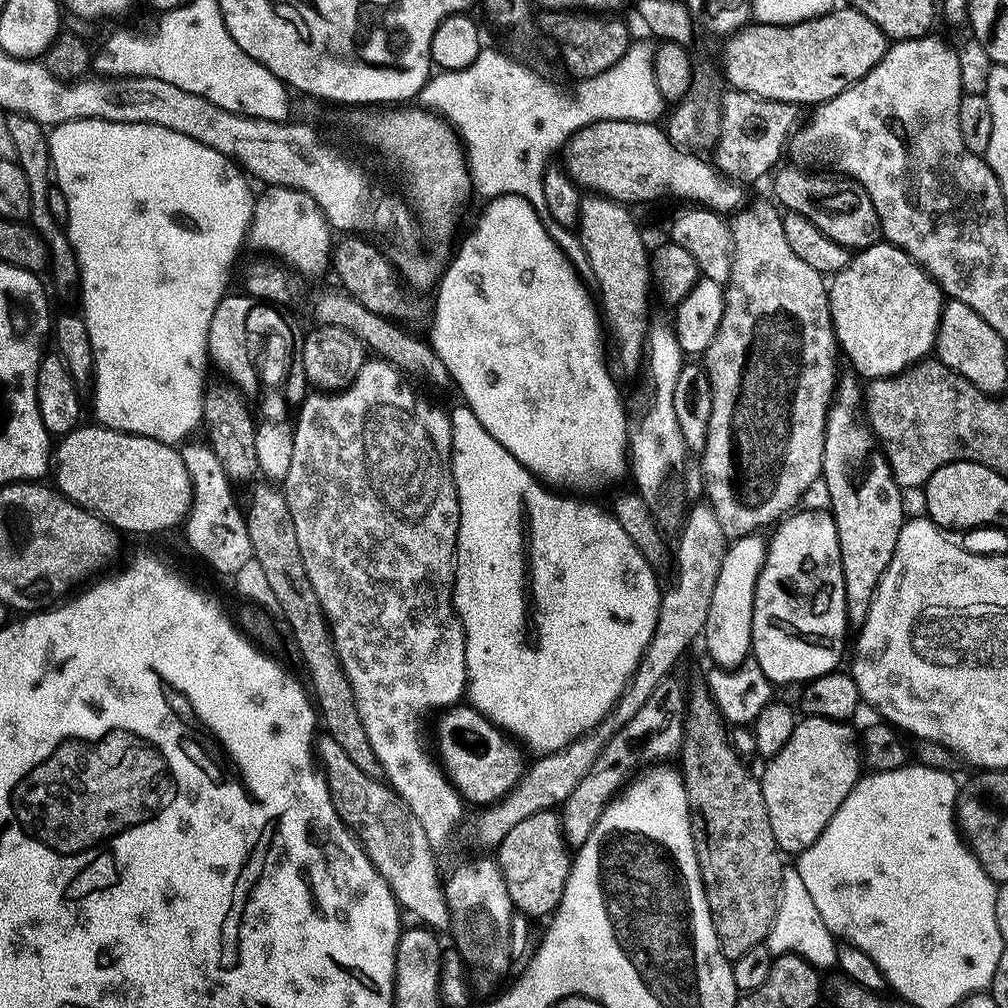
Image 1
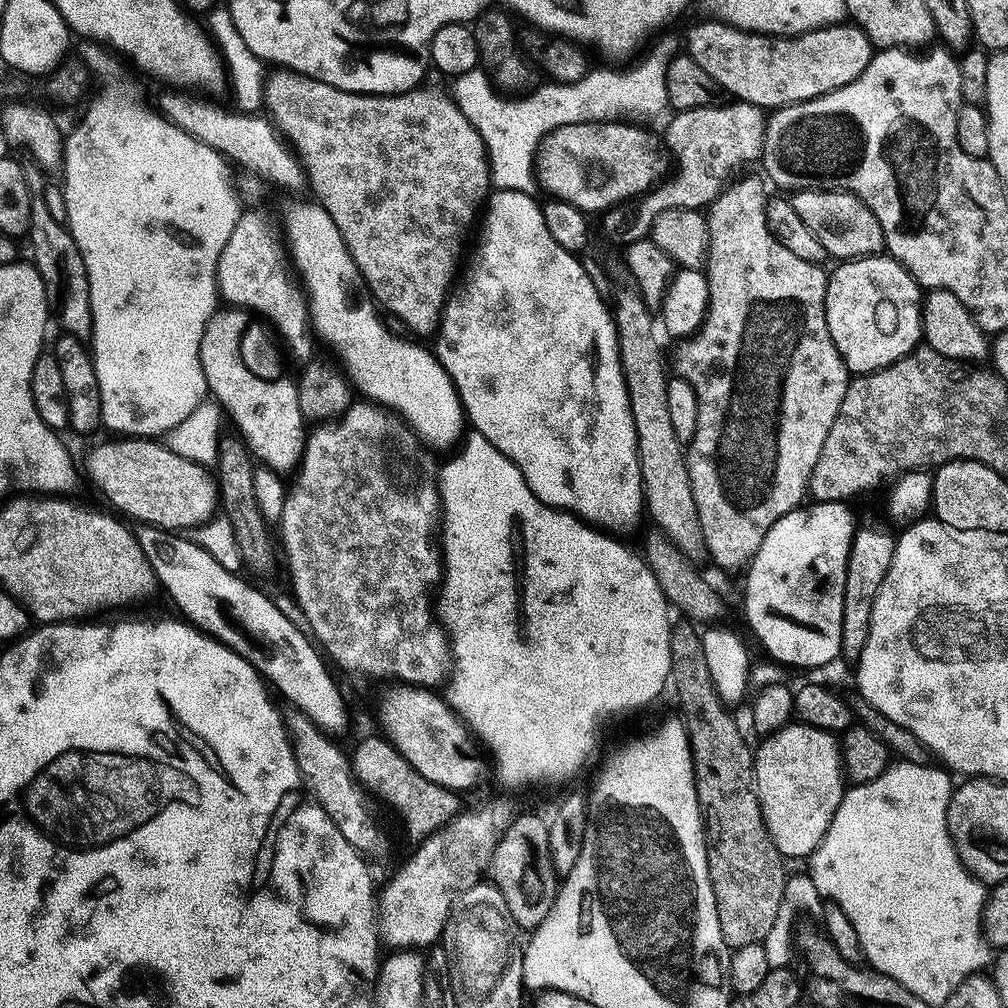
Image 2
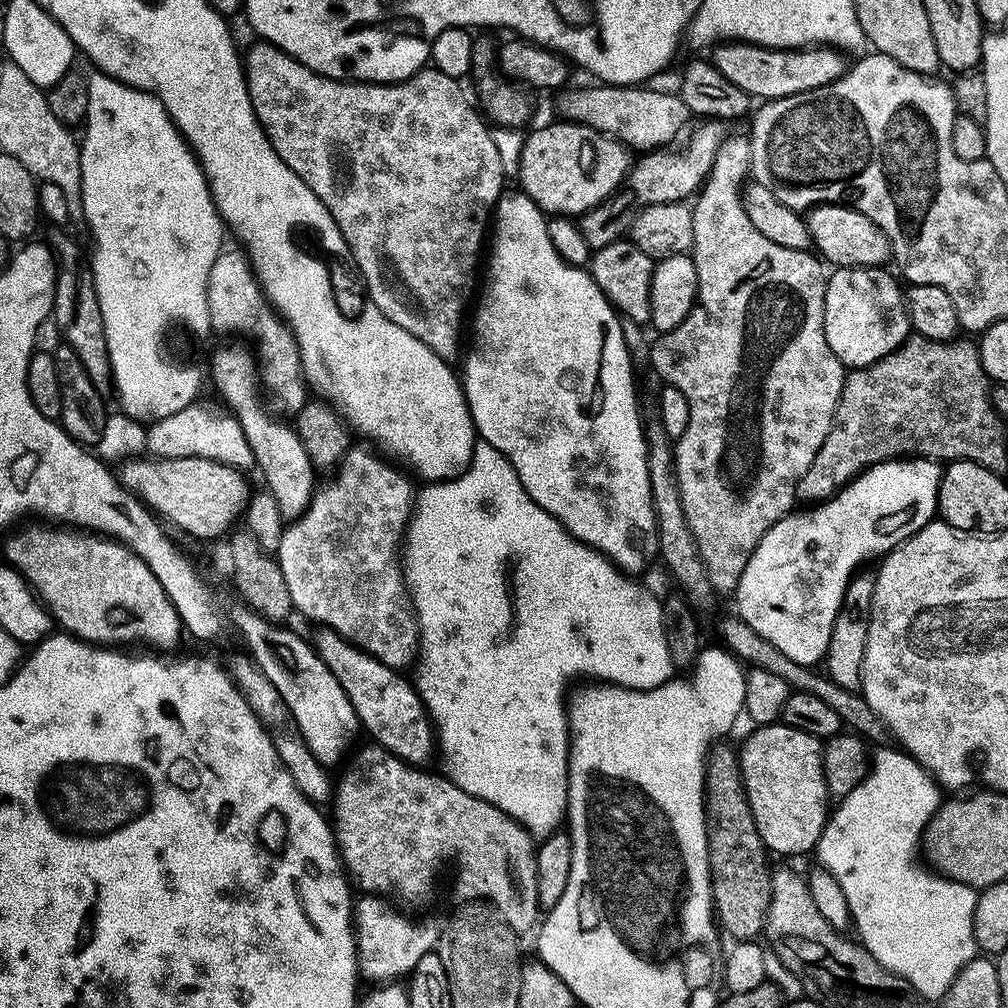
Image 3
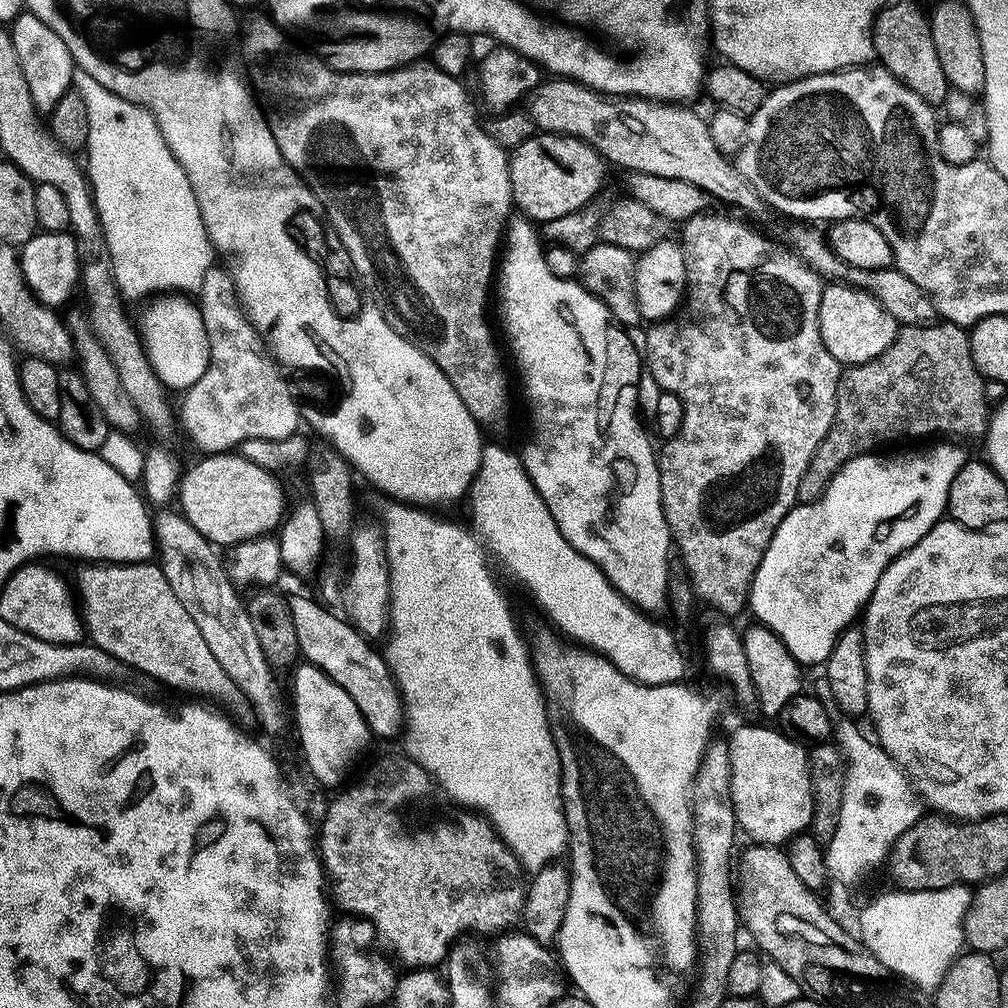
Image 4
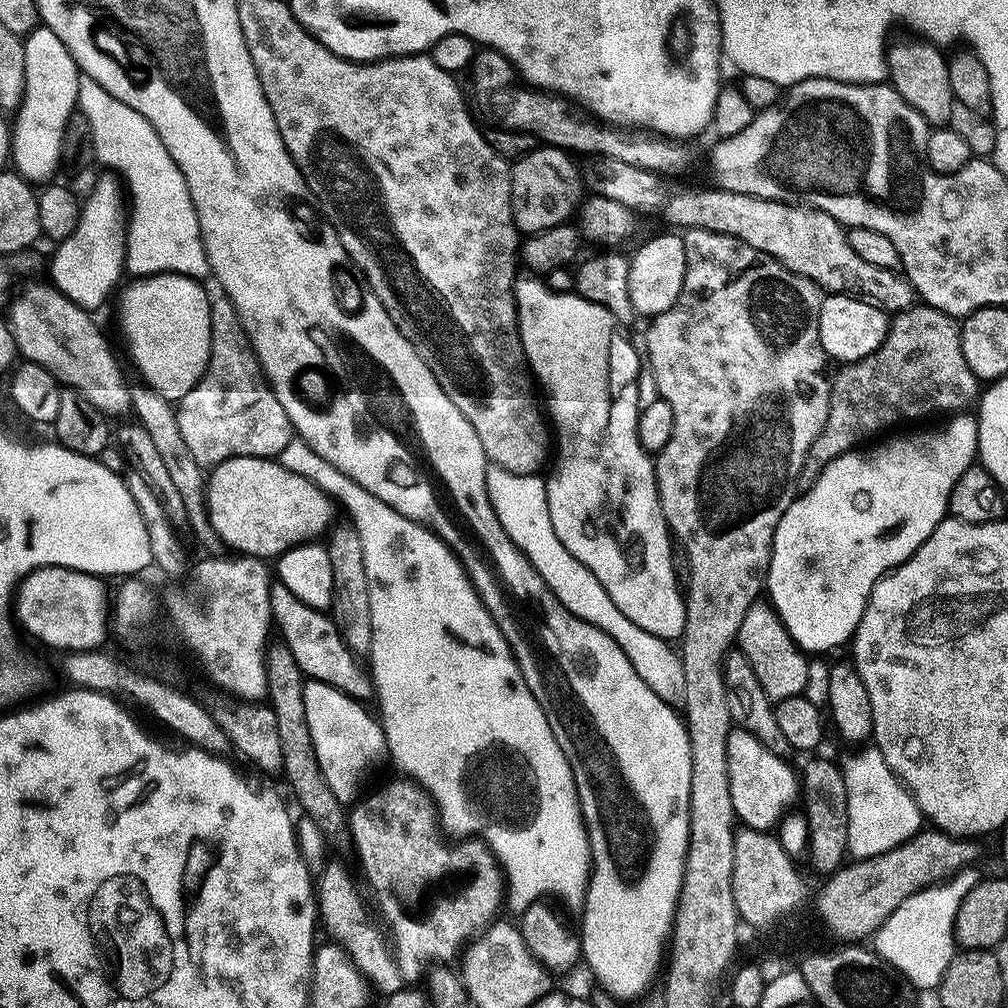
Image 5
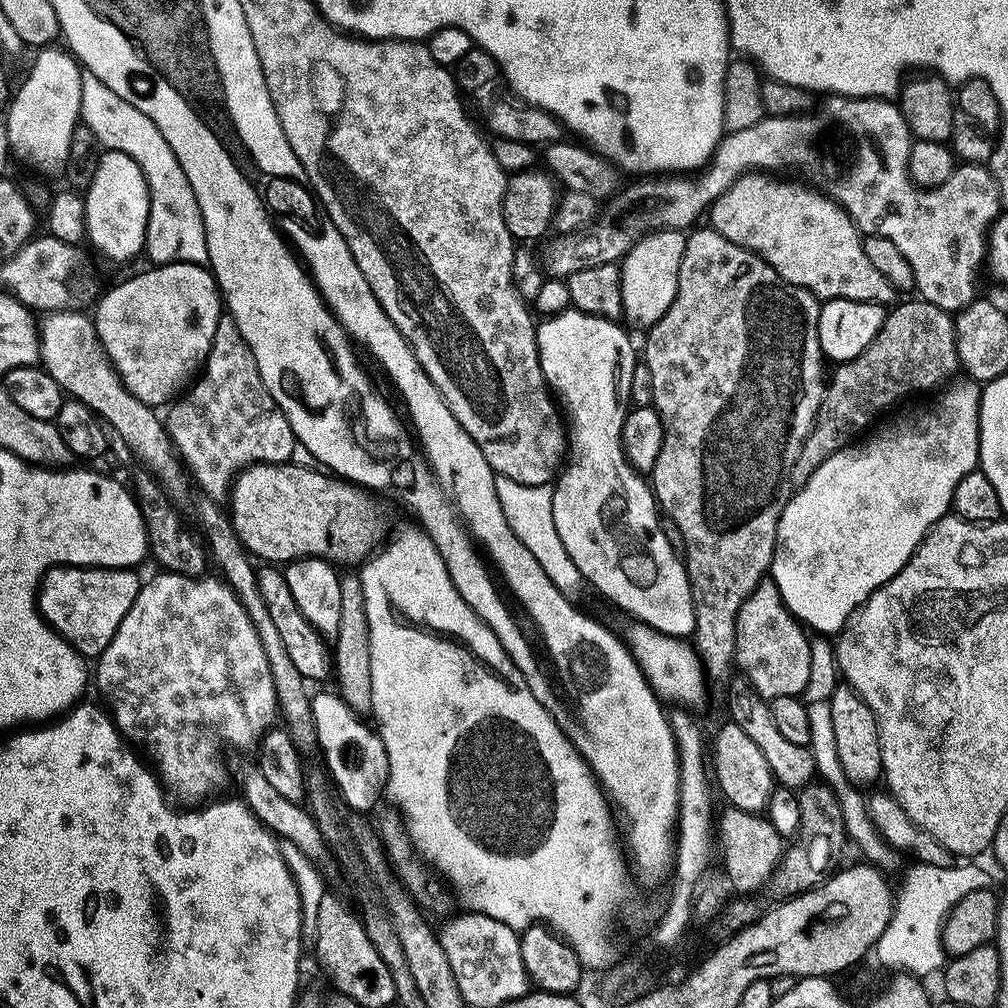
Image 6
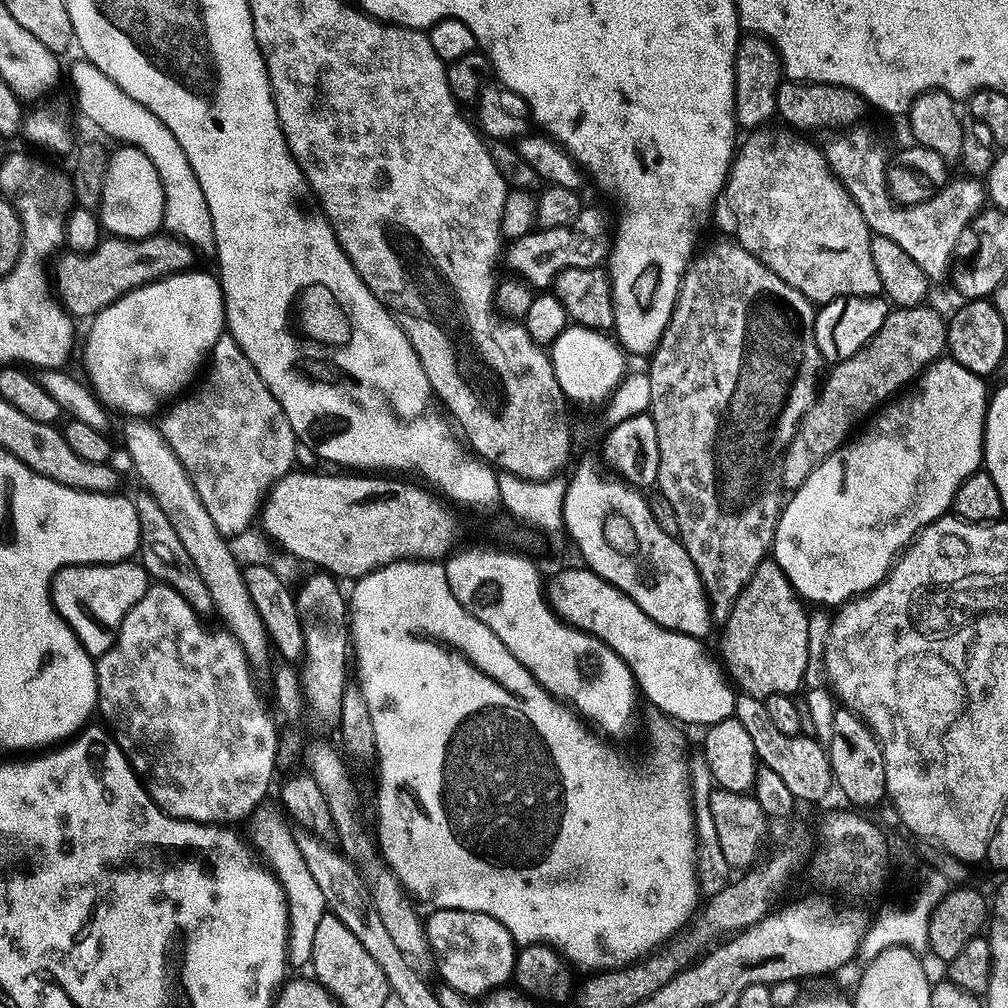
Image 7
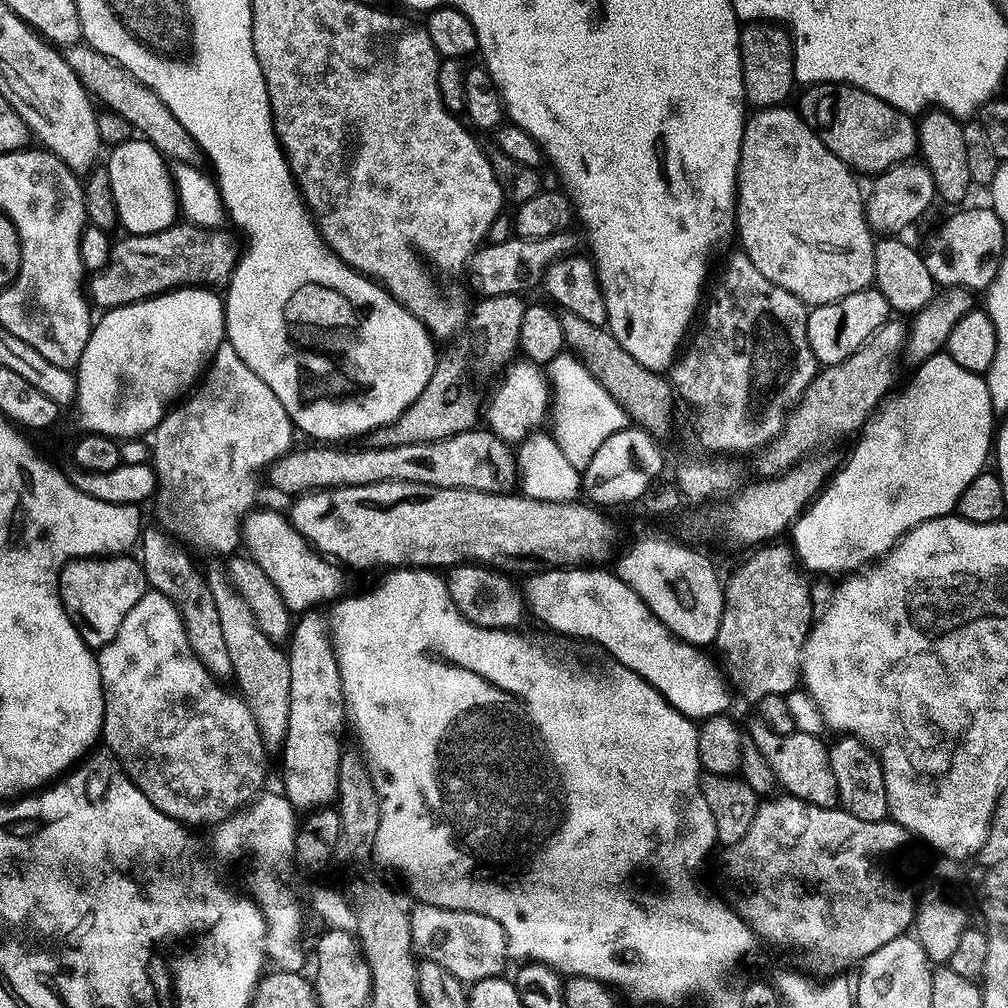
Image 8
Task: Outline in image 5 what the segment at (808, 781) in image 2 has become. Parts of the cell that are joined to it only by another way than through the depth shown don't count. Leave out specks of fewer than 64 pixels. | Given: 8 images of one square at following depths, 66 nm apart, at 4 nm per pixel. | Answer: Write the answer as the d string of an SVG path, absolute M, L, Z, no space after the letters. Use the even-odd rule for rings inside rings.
M733 727L728 739L728 762L730 764L730 798L734 798L734 810L737 821L745 828L753 828L759 832L772 832L784 819L786 813L802 796L802 780L790 765L784 761L785 757L778 752L772 752L754 734L747 733L742 728Z

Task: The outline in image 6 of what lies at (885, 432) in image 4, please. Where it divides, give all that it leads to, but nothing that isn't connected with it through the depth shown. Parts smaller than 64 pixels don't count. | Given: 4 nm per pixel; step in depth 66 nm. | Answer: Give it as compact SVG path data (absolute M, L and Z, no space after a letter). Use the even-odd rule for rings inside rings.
M915 299L897 303L885 315L878 338L858 358L847 360L835 369L833 376L831 373L816 424L802 446L802 454L798 454L794 473L797 489L804 488L834 454L855 445L887 408L895 406L896 400L904 400L915 392L939 393L961 375L955 319L938 306Z

